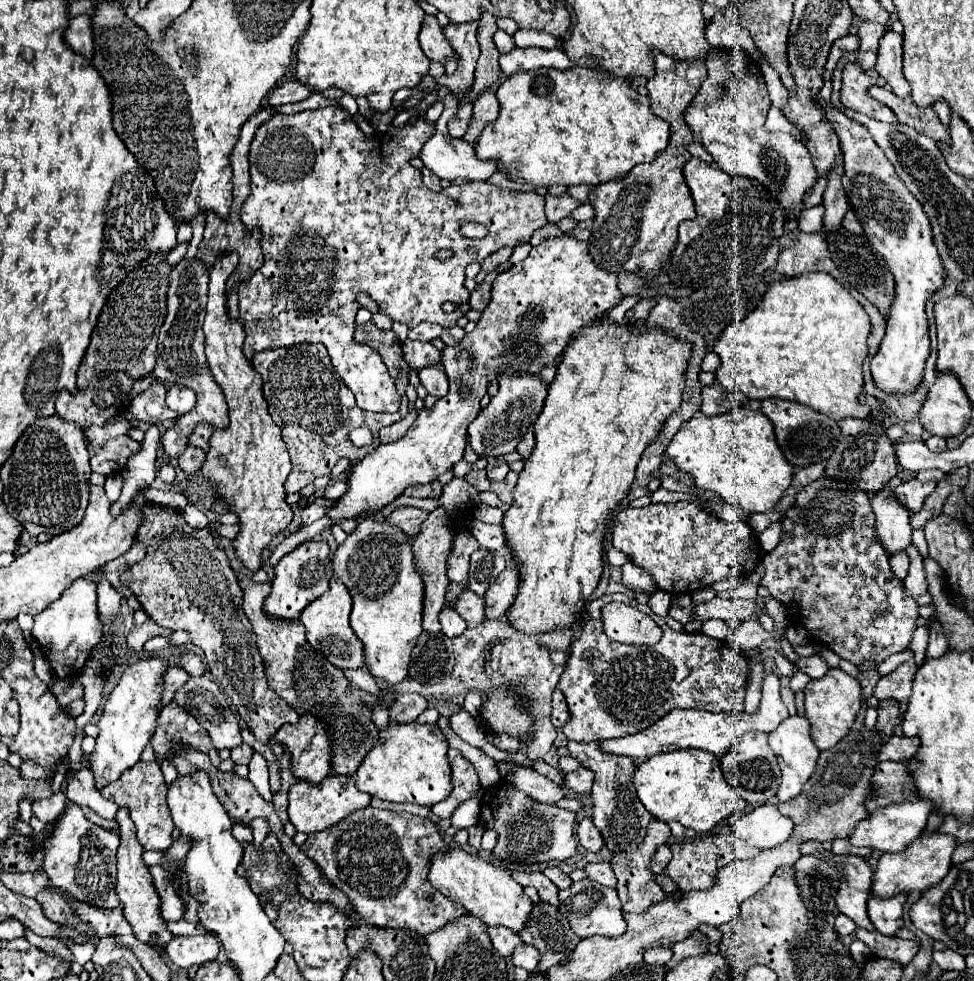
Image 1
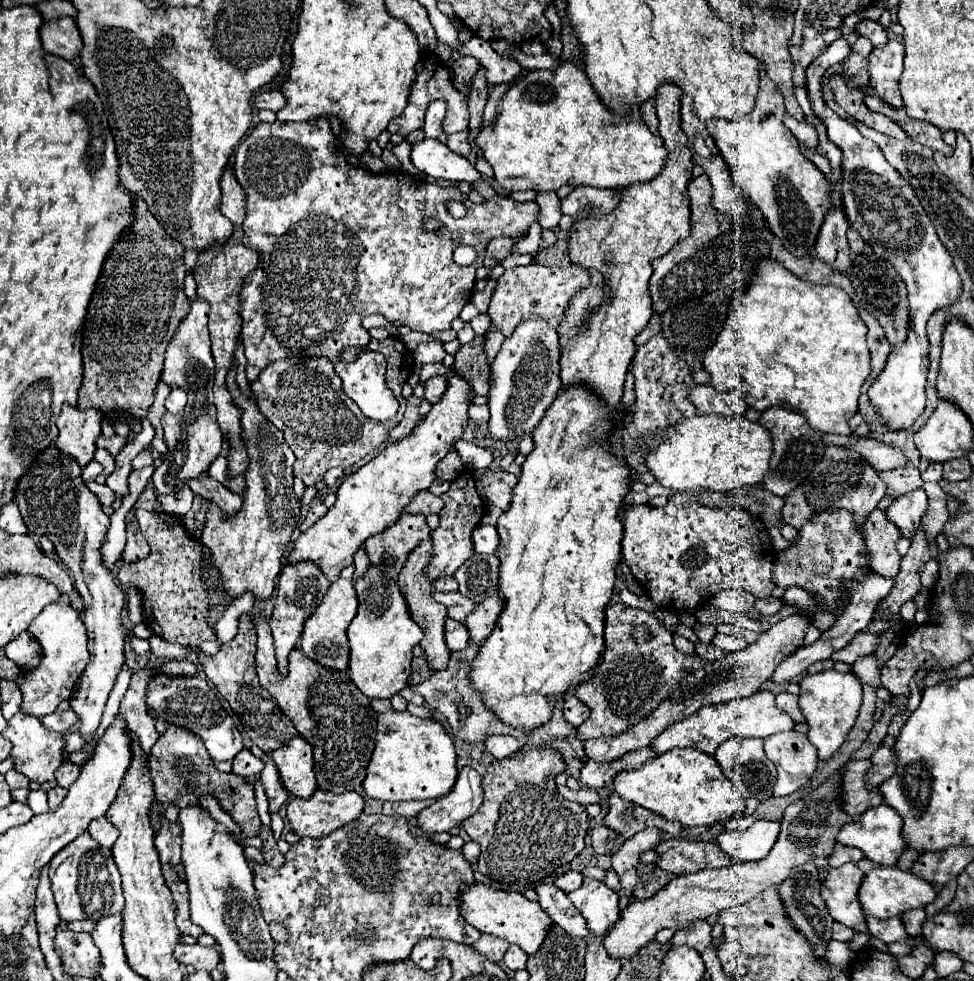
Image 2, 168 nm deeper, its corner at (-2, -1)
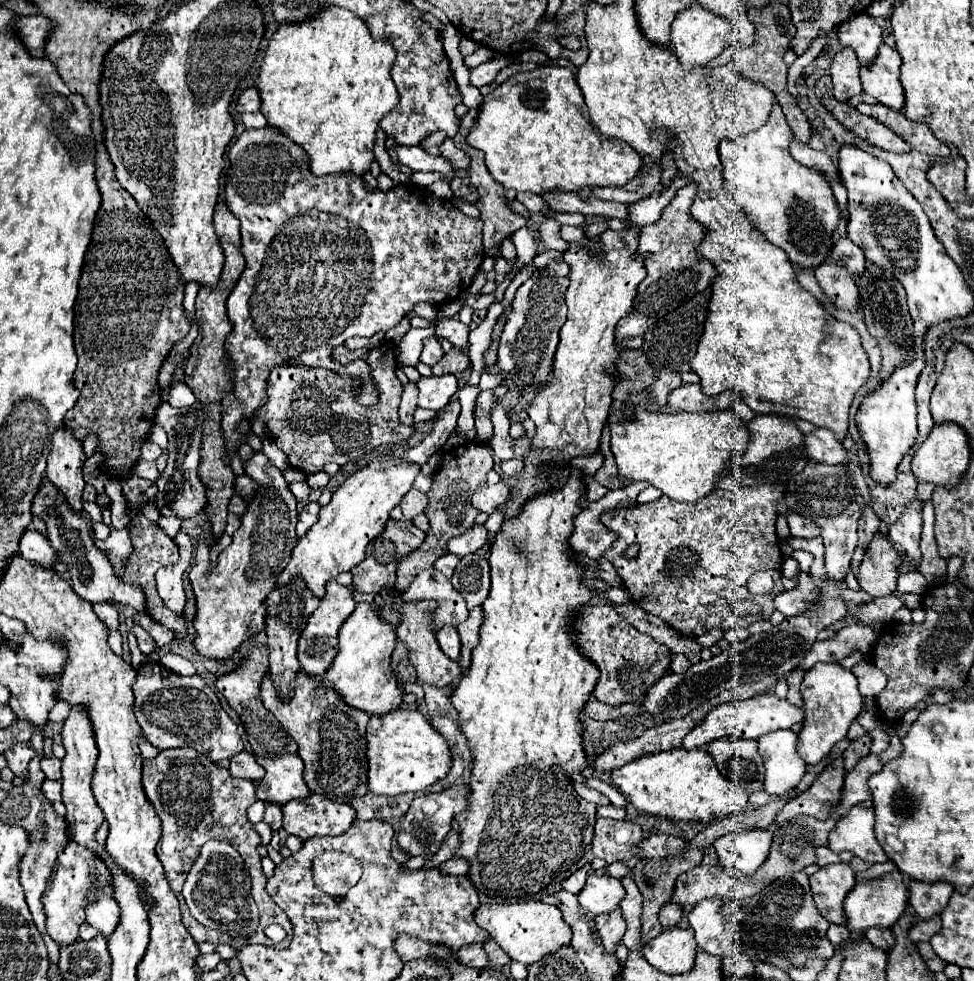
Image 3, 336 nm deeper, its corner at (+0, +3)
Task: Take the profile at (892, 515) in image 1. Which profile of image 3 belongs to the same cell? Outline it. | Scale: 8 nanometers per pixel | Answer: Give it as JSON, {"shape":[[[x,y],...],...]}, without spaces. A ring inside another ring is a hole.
{"shape":[[[877,533],[857,569],[857,581],[869,595],[891,595],[897,587],[897,551],[885,535]]]}

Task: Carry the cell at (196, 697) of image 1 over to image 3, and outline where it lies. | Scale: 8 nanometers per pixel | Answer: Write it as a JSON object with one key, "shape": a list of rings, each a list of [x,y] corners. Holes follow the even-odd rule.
{"shape":[[[143,663],[137,671],[137,681],[133,683],[133,695],[135,717],[143,729],[145,739],[157,751],[193,747],[213,763],[231,759],[243,751],[237,725],[221,707],[217,693],[199,675],[181,677],[159,663]]]}

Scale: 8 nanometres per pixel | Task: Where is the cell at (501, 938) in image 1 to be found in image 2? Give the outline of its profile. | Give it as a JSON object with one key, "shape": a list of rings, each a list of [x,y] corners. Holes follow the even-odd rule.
{"shape":[[[481,935],[479,941],[473,943],[473,947],[475,947],[481,955],[485,955],[485,957],[489,957],[491,961],[497,961],[497,963],[499,963],[499,961],[503,959],[509,943],[507,943],[507,941],[501,941],[501,937],[495,937],[495,935]]]}

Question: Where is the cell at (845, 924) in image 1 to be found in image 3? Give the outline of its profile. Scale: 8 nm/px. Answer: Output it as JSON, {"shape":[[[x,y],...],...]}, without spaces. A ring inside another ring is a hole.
{"shape":[[[831,925],[829,931],[827,931],[827,939],[837,947],[841,943],[845,943],[849,939],[851,931],[845,927],[845,925]]]}

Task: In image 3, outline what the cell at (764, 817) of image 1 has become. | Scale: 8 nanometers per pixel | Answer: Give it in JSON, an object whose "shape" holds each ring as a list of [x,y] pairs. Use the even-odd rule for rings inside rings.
{"shape":[[[745,831],[745,833],[729,833],[719,837],[713,845],[717,851],[719,867],[737,869],[741,875],[755,873],[769,855],[773,833],[765,831]]]}

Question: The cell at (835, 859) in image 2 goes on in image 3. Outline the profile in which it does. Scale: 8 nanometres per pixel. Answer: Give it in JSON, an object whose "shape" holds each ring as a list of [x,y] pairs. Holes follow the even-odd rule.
{"shape":[[[817,847],[815,853],[817,853],[817,861],[815,863],[819,867],[825,867],[825,865],[831,865],[831,863],[839,863],[841,861],[839,855],[837,853],[831,853],[831,849],[827,849],[827,847]]]}

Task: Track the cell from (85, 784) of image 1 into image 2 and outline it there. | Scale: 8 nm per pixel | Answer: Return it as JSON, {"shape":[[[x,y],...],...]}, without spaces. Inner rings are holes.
{"shape":[[[65,761],[65,763],[61,765],[61,769],[57,769],[57,783],[59,783],[61,787],[69,789],[69,787],[77,781],[79,773],[81,773],[81,767],[79,767],[79,765]]]}

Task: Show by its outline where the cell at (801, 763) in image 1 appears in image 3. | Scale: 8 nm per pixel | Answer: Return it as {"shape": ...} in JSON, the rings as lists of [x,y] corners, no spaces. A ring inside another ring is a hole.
{"shape":[[[779,729],[761,735],[757,743],[765,763],[765,791],[769,795],[783,795],[797,787],[805,775],[805,761],[795,753],[797,735],[791,729]]]}

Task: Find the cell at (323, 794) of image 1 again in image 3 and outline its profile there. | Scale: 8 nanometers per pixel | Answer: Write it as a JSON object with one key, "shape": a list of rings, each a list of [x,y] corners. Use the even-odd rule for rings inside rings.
{"shape":[[[309,795],[307,799],[293,799],[287,805],[283,805],[281,809],[283,809],[283,829],[289,835],[295,835],[303,841],[307,841],[311,837],[339,835],[339,833],[347,831],[351,827],[351,823],[355,821],[355,809],[351,809],[351,805],[337,803],[327,797],[319,797],[319,795]]]}

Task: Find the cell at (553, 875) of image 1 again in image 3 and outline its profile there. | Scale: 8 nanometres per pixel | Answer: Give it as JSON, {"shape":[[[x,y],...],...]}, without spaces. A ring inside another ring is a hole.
{"shape":[[[583,865],[583,867],[581,867],[579,871],[575,871],[569,879],[565,879],[565,881],[561,883],[561,887],[563,887],[565,891],[569,891],[569,893],[579,893],[579,891],[583,889],[583,885],[585,885],[589,867],[591,867],[591,865]]]}

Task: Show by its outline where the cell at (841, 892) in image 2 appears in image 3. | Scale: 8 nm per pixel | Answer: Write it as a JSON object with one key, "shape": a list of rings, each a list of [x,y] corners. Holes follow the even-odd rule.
{"shape":[[[833,863],[811,875],[811,893],[819,913],[835,925],[843,921],[843,897],[855,887],[855,873],[849,863]]]}

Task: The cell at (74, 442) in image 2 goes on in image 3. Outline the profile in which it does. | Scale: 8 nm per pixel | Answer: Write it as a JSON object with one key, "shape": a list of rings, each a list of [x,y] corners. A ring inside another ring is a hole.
{"shape":[[[57,429],[51,439],[51,453],[47,457],[45,477],[57,487],[57,491],[65,497],[69,507],[79,513],[83,511],[81,491],[85,487],[81,467],[85,463],[83,445],[67,433],[67,429]]]}

